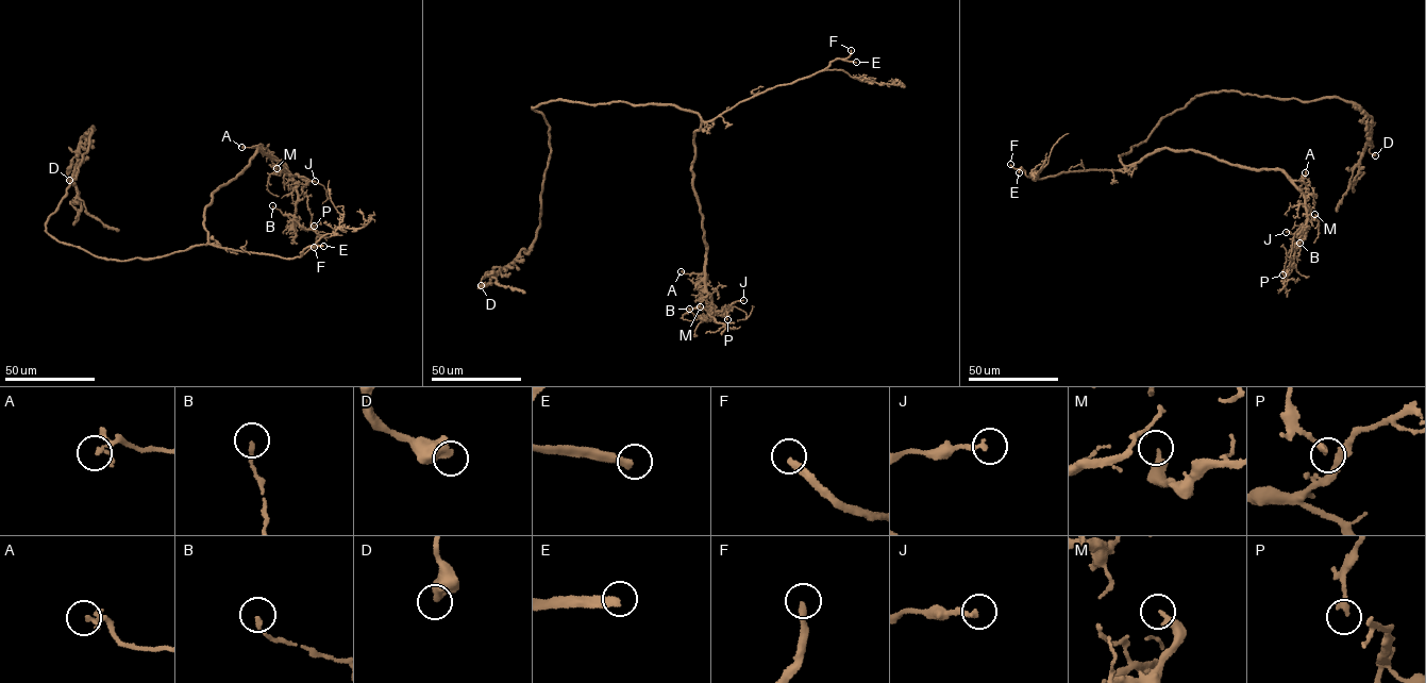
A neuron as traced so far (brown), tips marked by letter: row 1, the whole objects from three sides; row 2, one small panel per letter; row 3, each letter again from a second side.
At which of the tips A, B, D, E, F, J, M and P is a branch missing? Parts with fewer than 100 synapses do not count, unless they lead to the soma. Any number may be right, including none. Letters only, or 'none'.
E, F

